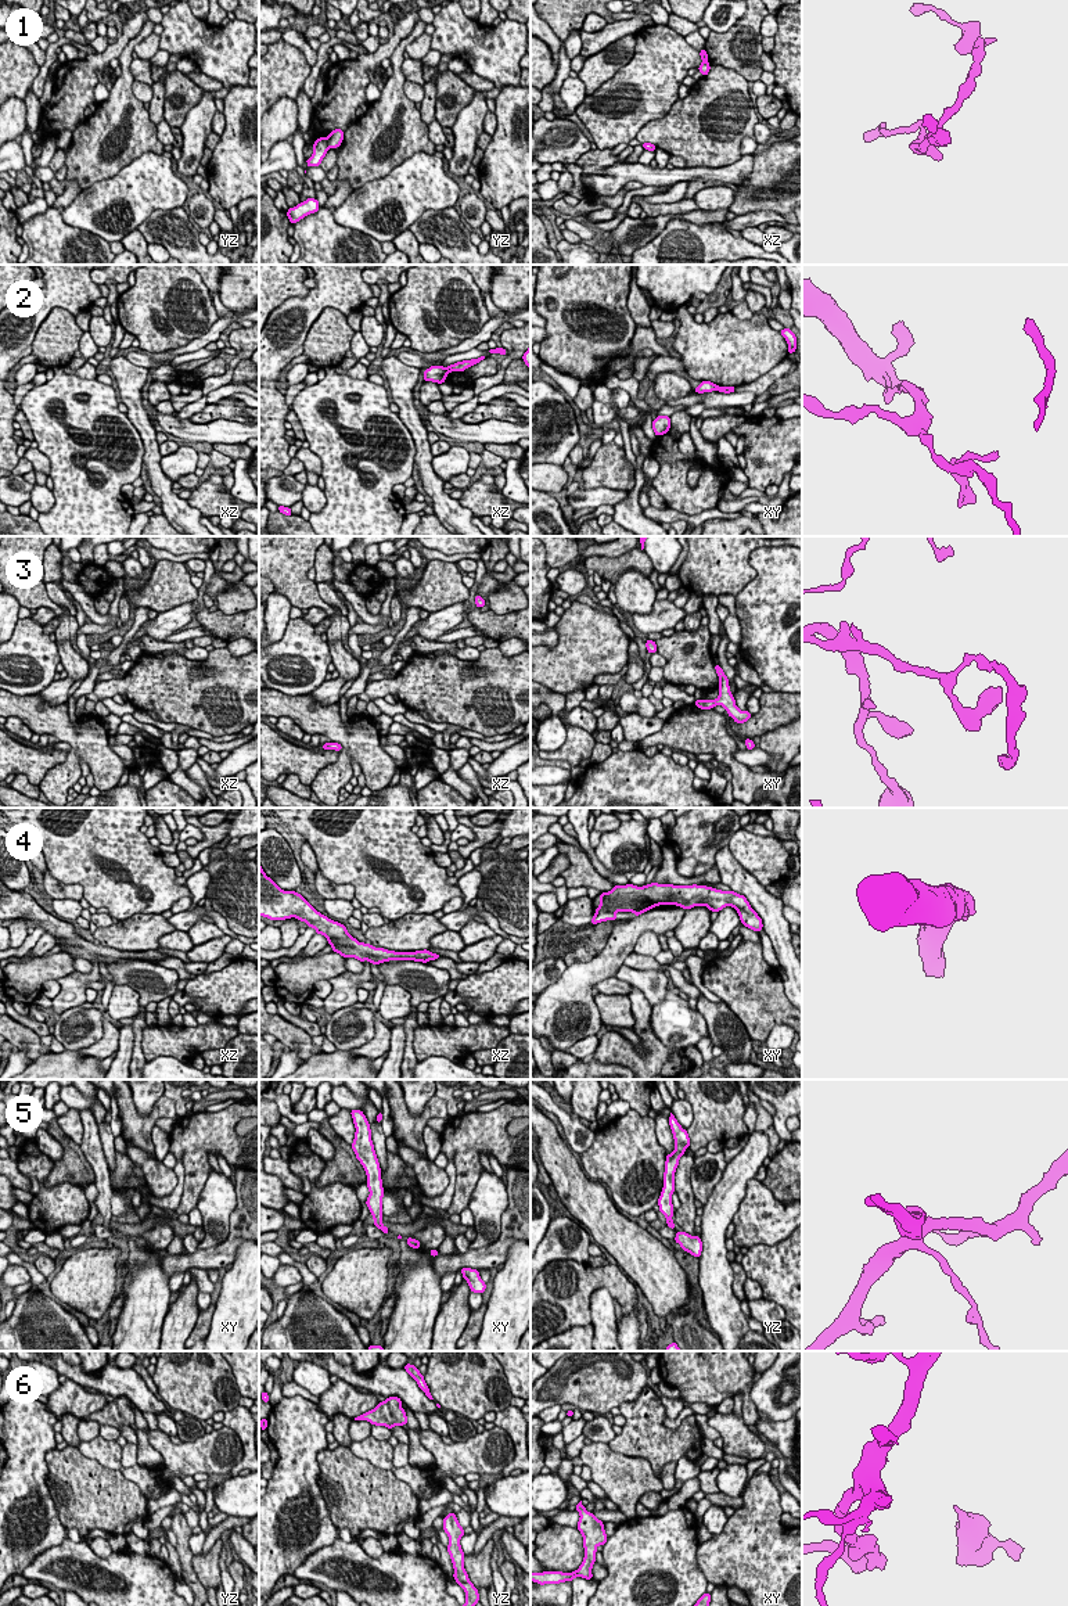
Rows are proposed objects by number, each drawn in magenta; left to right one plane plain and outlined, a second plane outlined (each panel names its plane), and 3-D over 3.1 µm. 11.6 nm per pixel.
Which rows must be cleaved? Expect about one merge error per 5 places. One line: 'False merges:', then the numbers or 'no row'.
False merges: 1, 2

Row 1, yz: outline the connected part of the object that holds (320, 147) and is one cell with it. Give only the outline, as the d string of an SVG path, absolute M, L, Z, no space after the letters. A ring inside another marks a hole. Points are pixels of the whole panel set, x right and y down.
M321 136L313 143L313 155L309 159L306 159L308 166L309 168L320 166L327 151L328 151L327 137Z

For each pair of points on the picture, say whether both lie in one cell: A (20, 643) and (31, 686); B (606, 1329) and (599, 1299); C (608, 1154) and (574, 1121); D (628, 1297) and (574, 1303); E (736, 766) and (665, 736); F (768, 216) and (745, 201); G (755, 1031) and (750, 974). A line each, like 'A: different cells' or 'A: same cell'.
A: same cell
B: same cell
C: different cells
D: same cell
E: same cell
F: different cells
G: same cell

